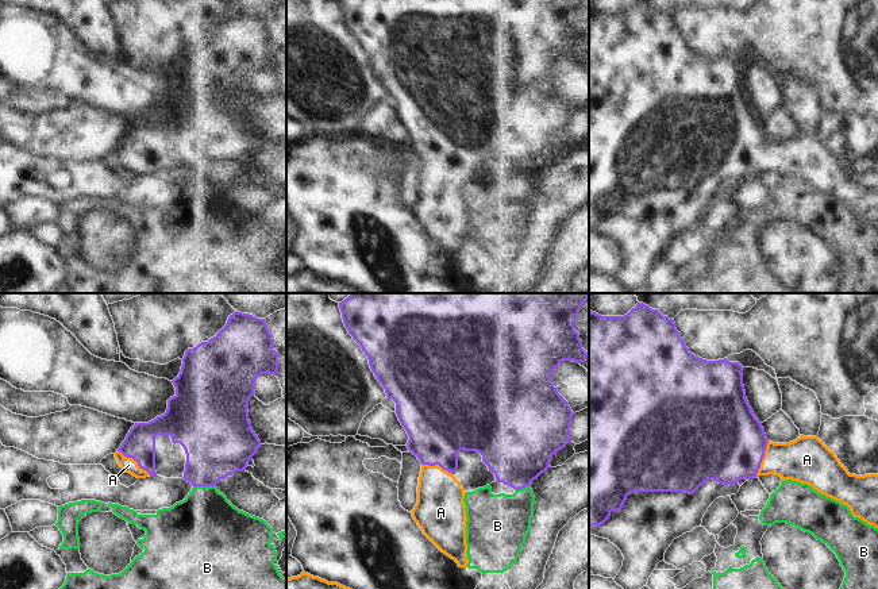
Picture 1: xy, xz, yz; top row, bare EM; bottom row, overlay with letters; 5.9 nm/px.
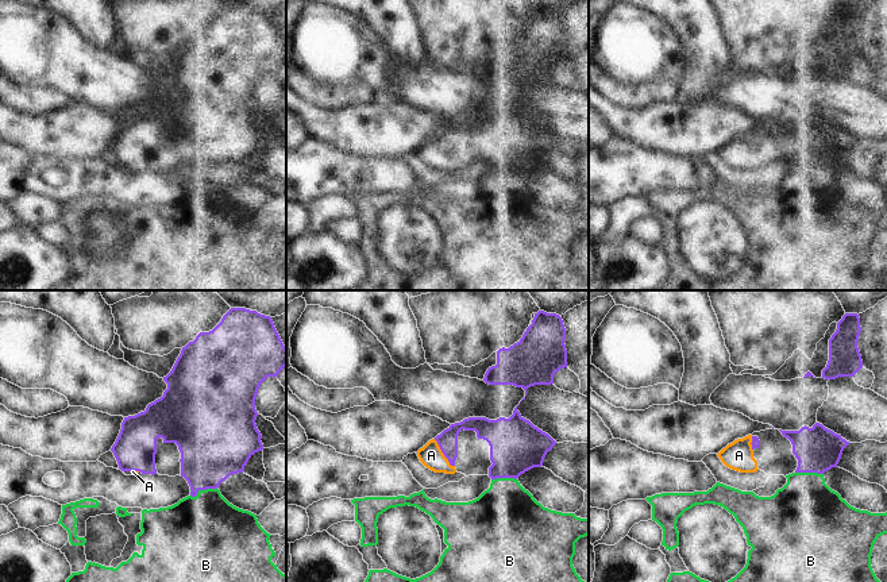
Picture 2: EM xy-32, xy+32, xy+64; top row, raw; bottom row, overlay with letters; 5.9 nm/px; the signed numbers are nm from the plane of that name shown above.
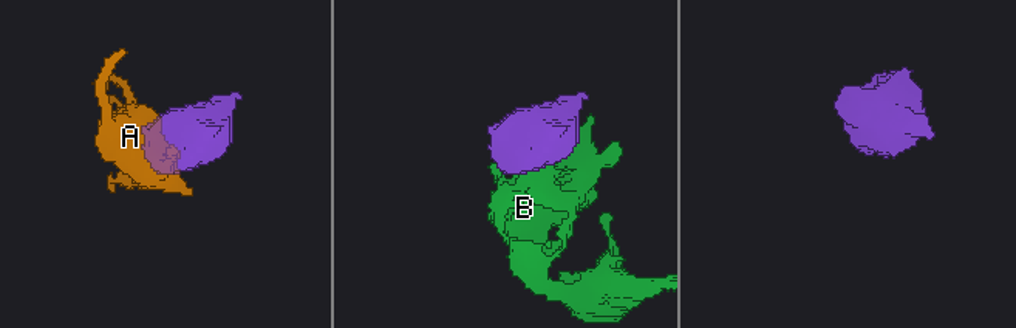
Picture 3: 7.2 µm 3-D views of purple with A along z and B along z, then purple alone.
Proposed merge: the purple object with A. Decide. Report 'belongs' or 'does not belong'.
belongs

